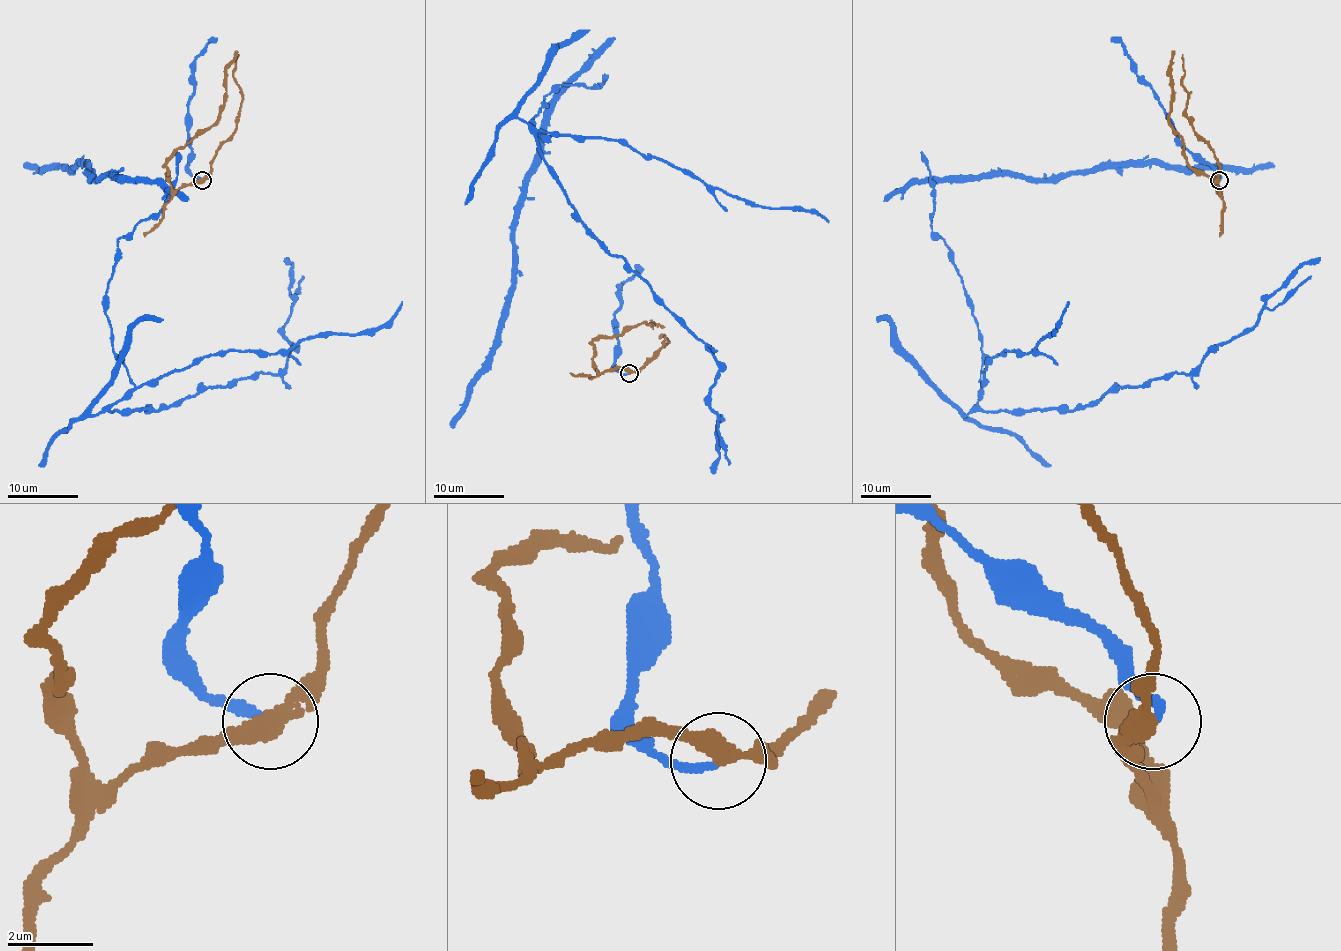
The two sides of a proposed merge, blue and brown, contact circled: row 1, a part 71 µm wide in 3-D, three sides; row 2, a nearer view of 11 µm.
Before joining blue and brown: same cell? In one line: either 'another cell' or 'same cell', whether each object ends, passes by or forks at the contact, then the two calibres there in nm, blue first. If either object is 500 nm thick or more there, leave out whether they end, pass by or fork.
another cell; blue ends; brown passes by; calibres 190 and 360 nm

